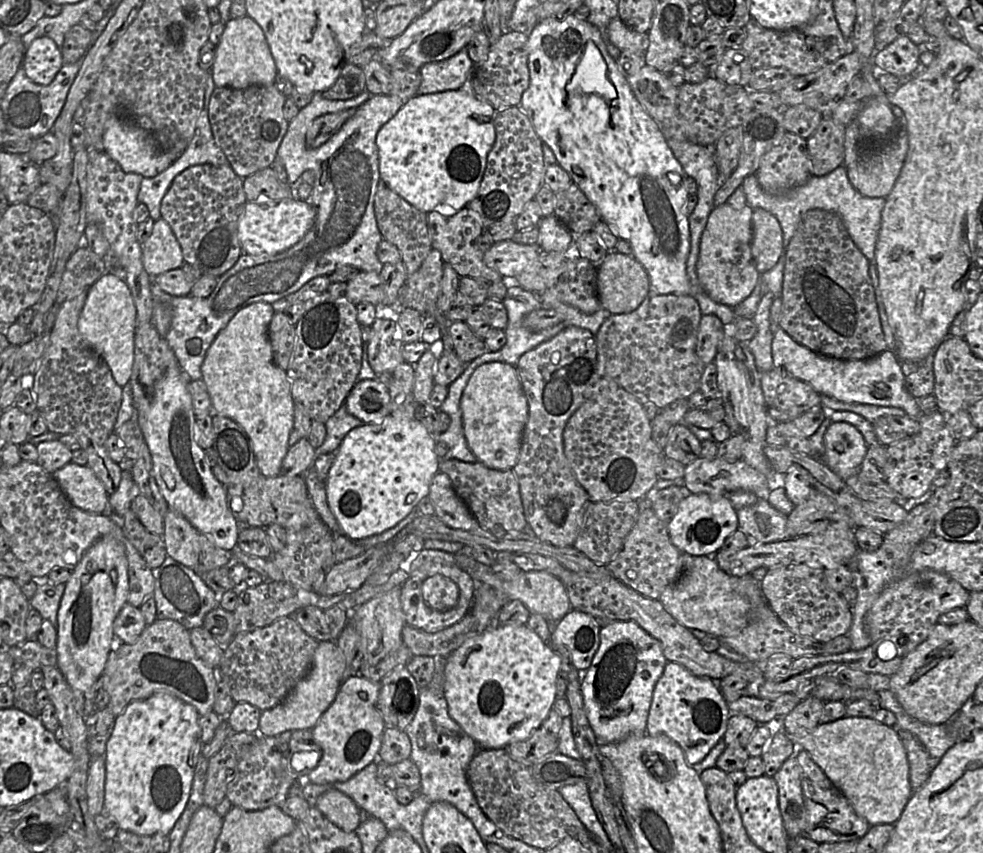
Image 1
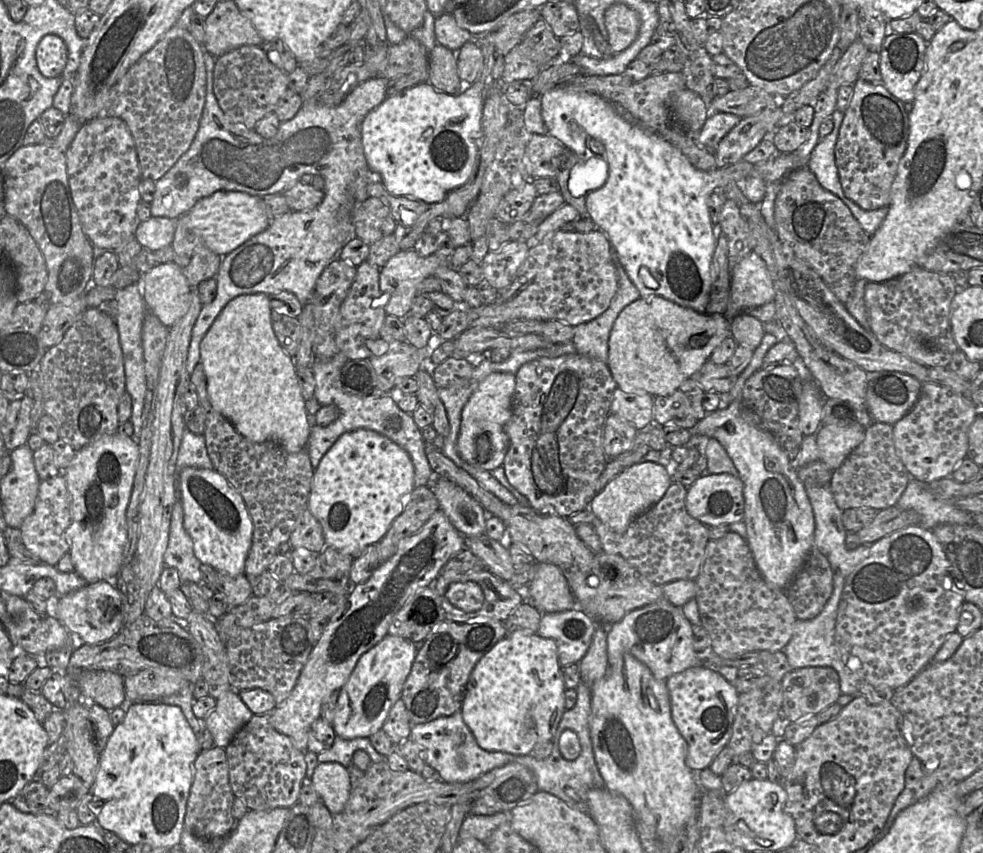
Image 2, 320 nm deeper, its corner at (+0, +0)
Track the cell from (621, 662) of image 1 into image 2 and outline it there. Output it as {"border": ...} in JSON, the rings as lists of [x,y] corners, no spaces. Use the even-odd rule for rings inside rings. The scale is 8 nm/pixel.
{"border":[[[665,598],[631,611],[619,622],[606,625],[606,627],[609,666],[618,660],[622,660],[624,655],[631,654],[644,663],[651,670],[654,677],[660,681],[666,681],[672,675],[678,674],[688,668],[703,666],[703,654],[698,654],[693,647],[693,626],[684,616],[682,608],[674,606]]]}

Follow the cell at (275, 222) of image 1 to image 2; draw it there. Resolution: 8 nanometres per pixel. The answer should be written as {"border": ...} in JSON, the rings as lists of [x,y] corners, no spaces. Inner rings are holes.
{"border":[[[216,191],[198,200],[188,213],[181,216],[181,221],[211,251],[223,257],[264,231],[269,226],[271,218],[262,197],[238,191]]]}

